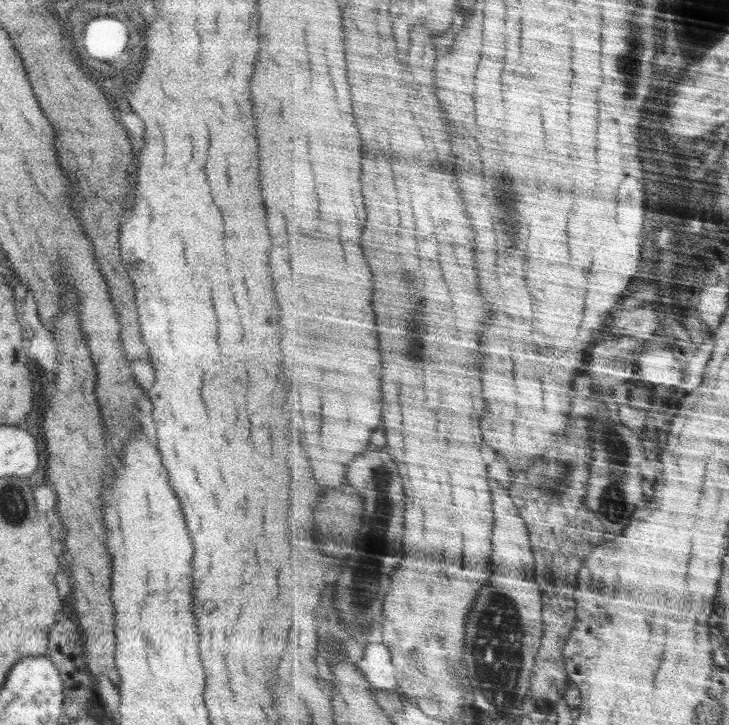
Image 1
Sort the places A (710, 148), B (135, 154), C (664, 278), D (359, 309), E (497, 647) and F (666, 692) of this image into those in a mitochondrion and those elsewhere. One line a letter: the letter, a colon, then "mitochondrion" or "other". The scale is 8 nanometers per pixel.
A: mitochondrion
B: other
C: mitochondrion
D: other
E: mitochondrion
F: other

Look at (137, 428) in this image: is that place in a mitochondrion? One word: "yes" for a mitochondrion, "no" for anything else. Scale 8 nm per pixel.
no

